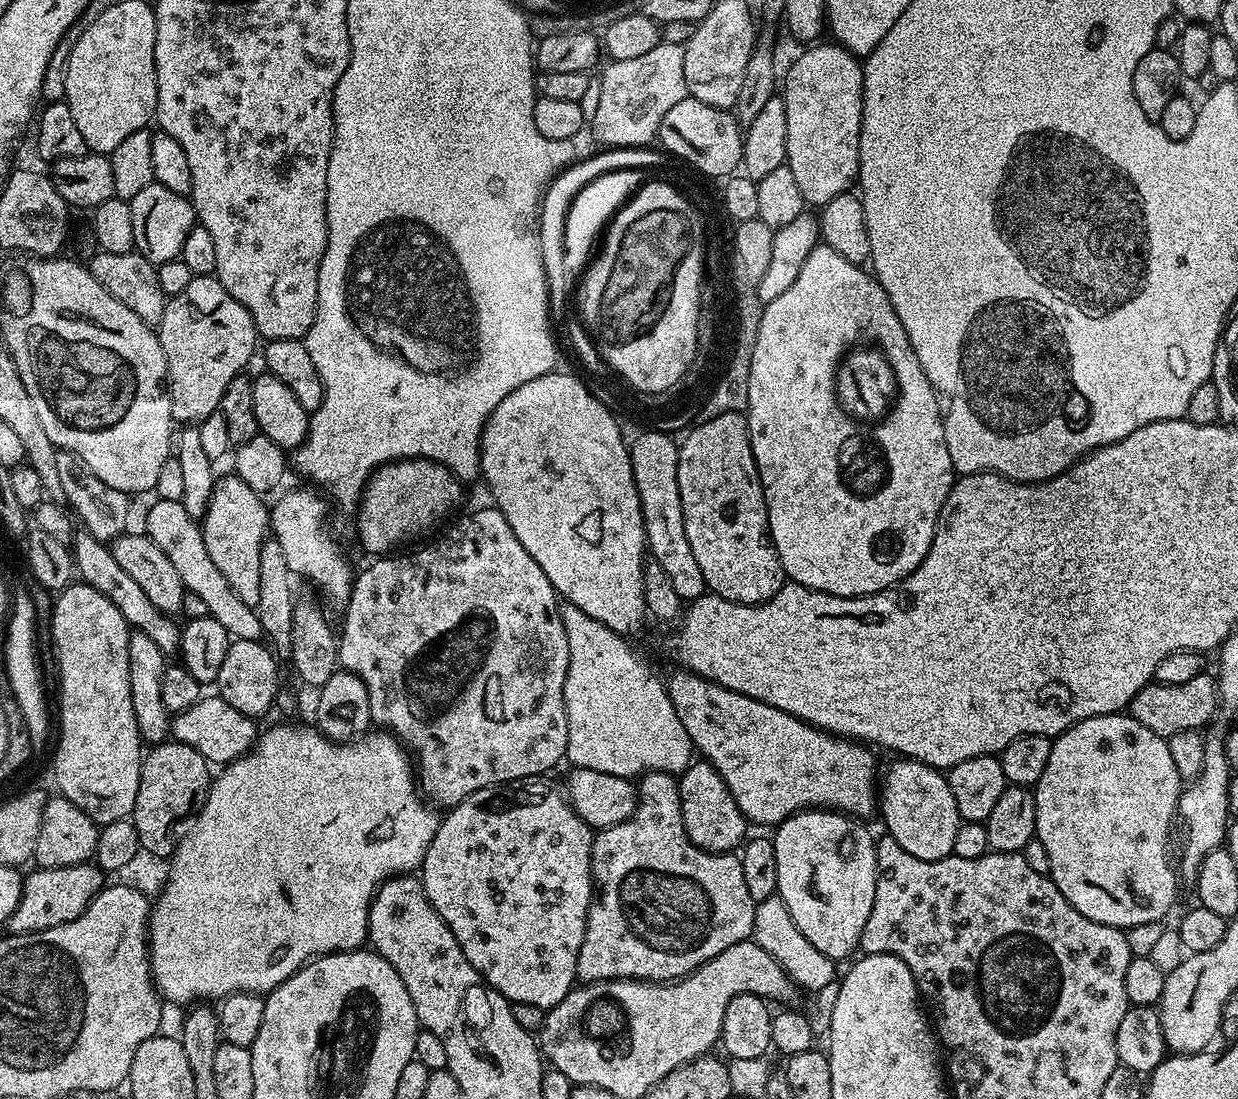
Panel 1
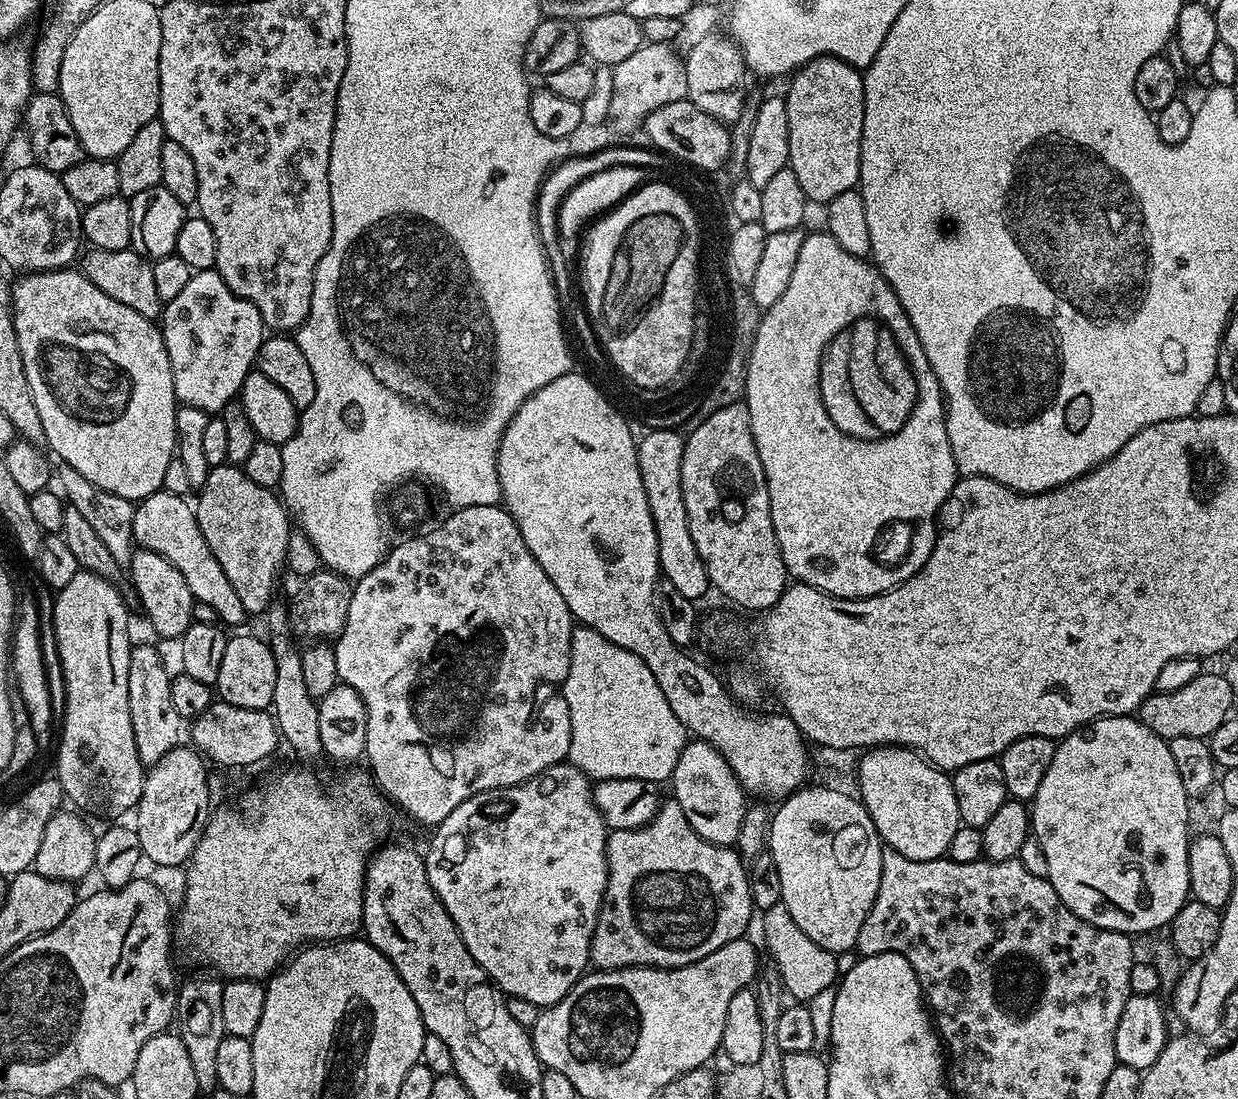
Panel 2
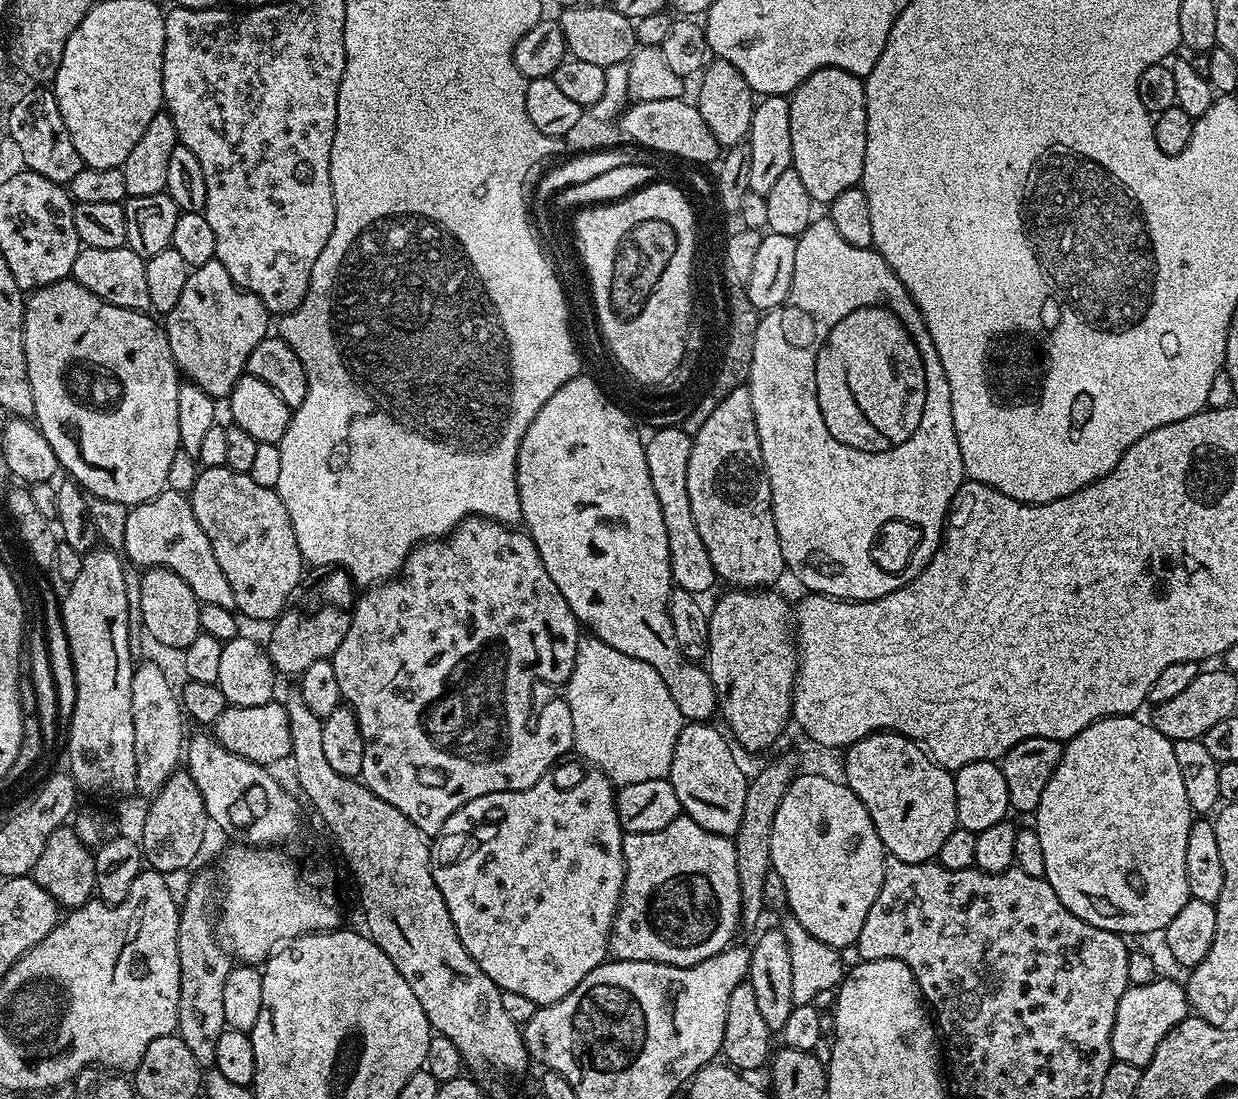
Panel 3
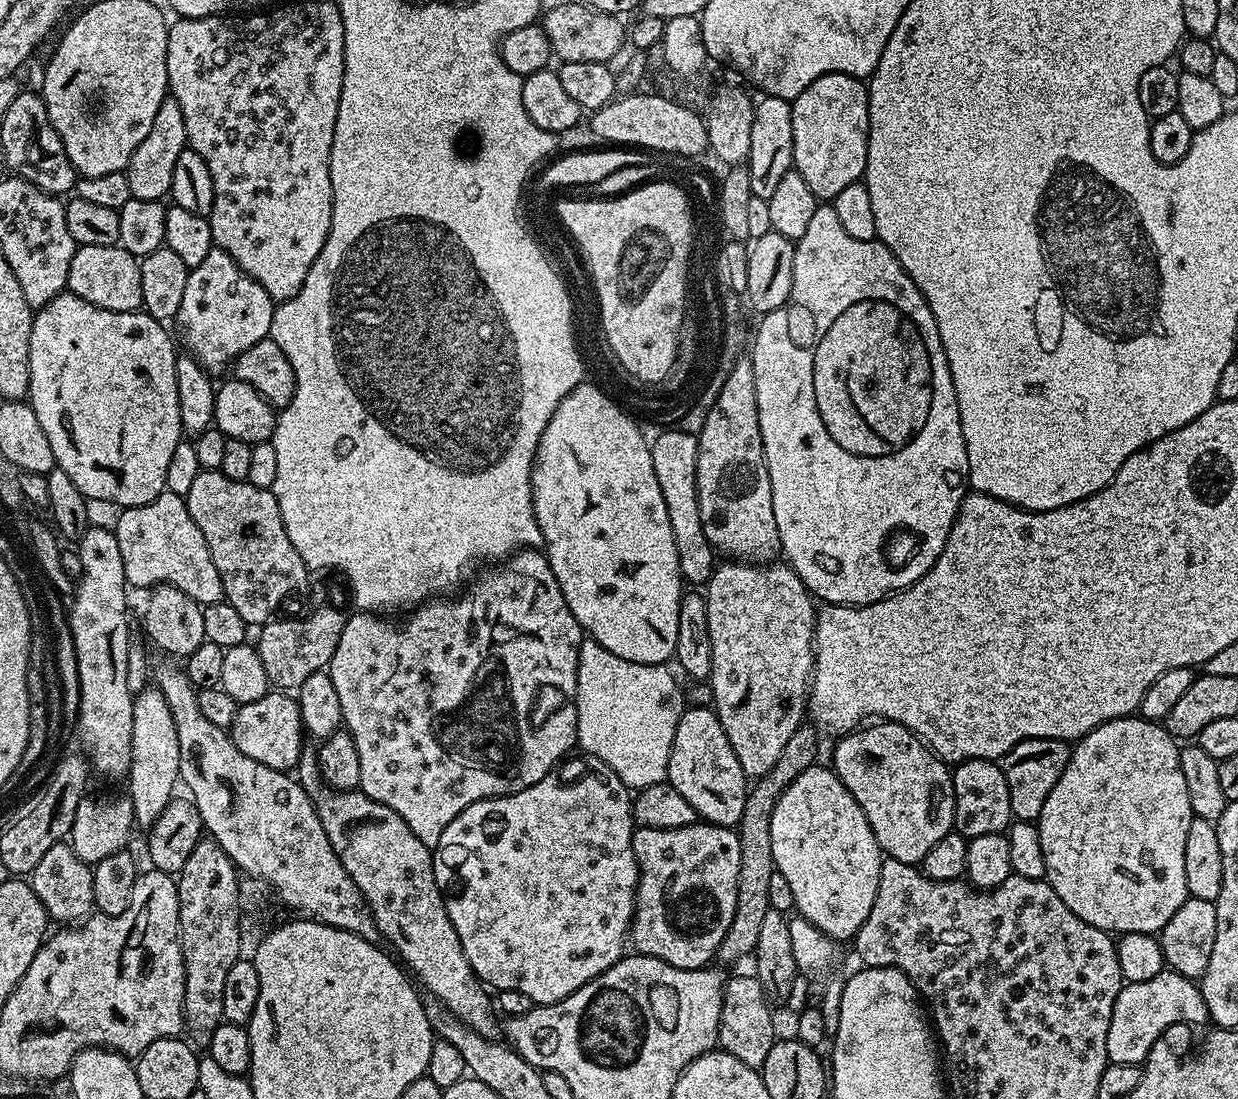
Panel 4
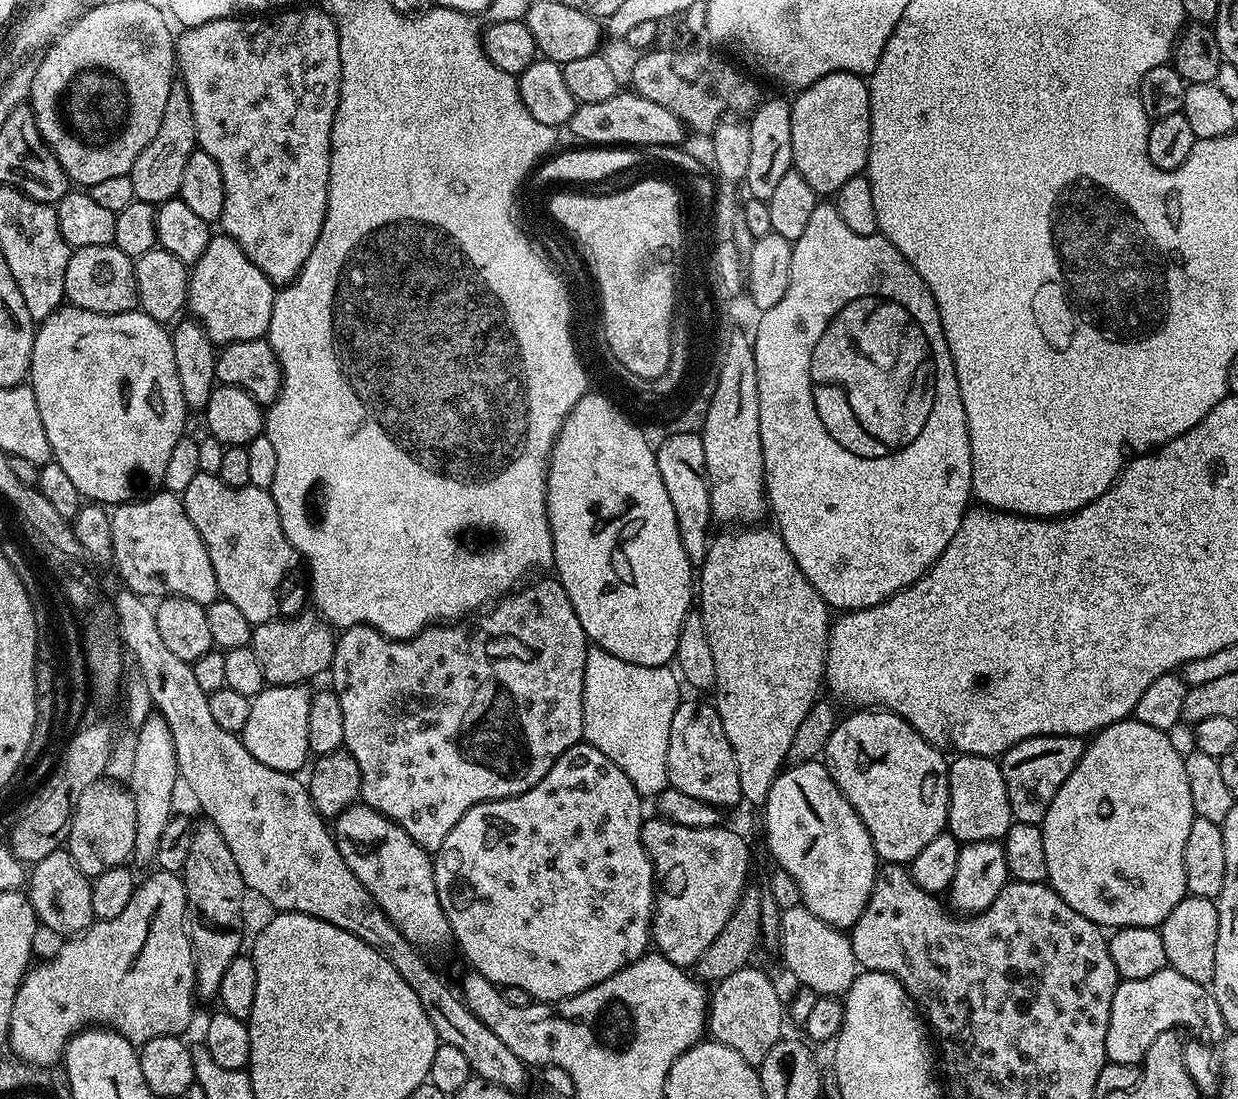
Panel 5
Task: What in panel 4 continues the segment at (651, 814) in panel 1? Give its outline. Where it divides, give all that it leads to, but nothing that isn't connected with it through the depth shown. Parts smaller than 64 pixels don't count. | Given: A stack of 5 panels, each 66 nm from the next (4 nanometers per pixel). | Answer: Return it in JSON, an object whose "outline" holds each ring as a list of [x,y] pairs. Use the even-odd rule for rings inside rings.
{"outline":[[[697,822],[681,828],[641,828],[632,833],[632,849],[637,866],[640,867],[640,881],[636,883],[636,910],[630,929],[630,944],[641,956],[653,956],[675,968],[703,968],[715,957],[718,946],[730,930],[730,922],[734,918],[734,906],[738,902],[738,862],[742,859],[738,838],[732,828],[723,828],[717,824]]]}

